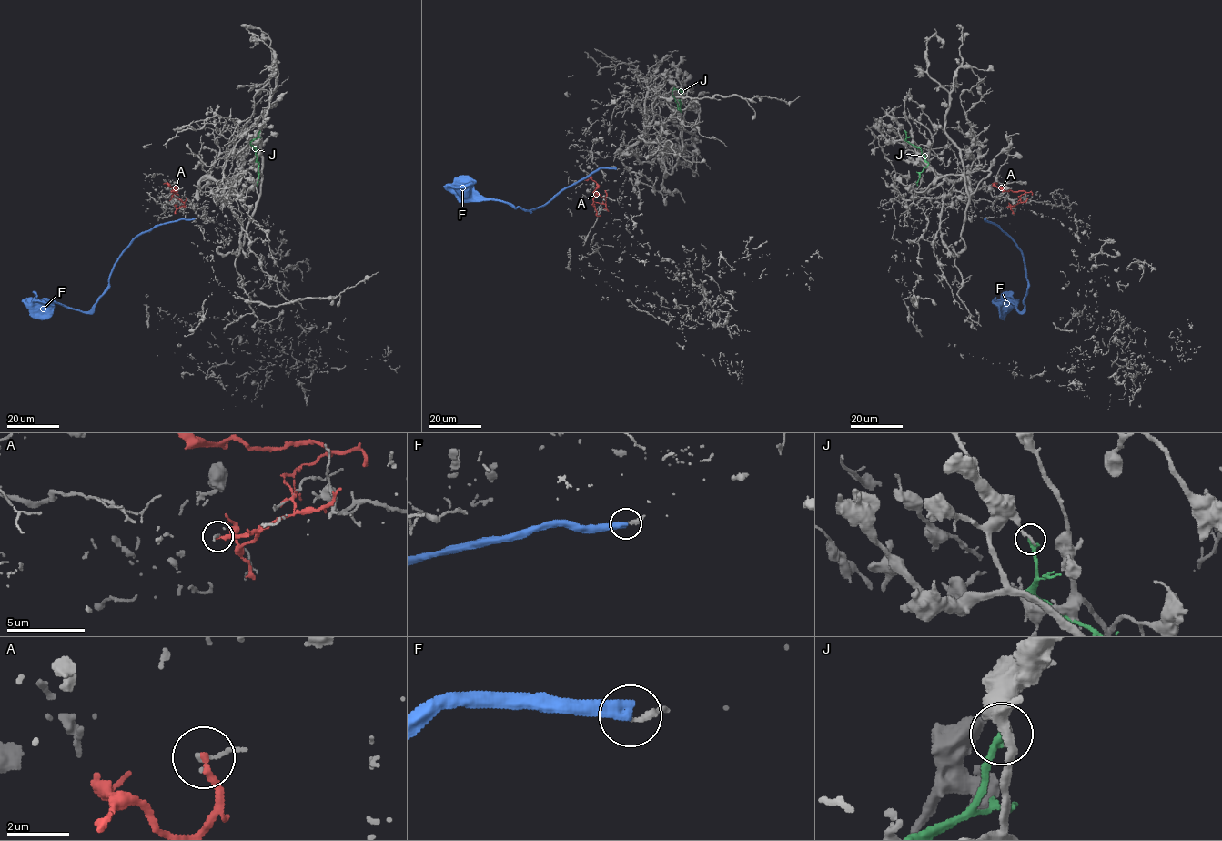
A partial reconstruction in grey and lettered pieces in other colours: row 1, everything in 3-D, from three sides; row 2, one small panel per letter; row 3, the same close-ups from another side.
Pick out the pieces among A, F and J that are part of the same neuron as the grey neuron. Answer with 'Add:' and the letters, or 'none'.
Add: F

